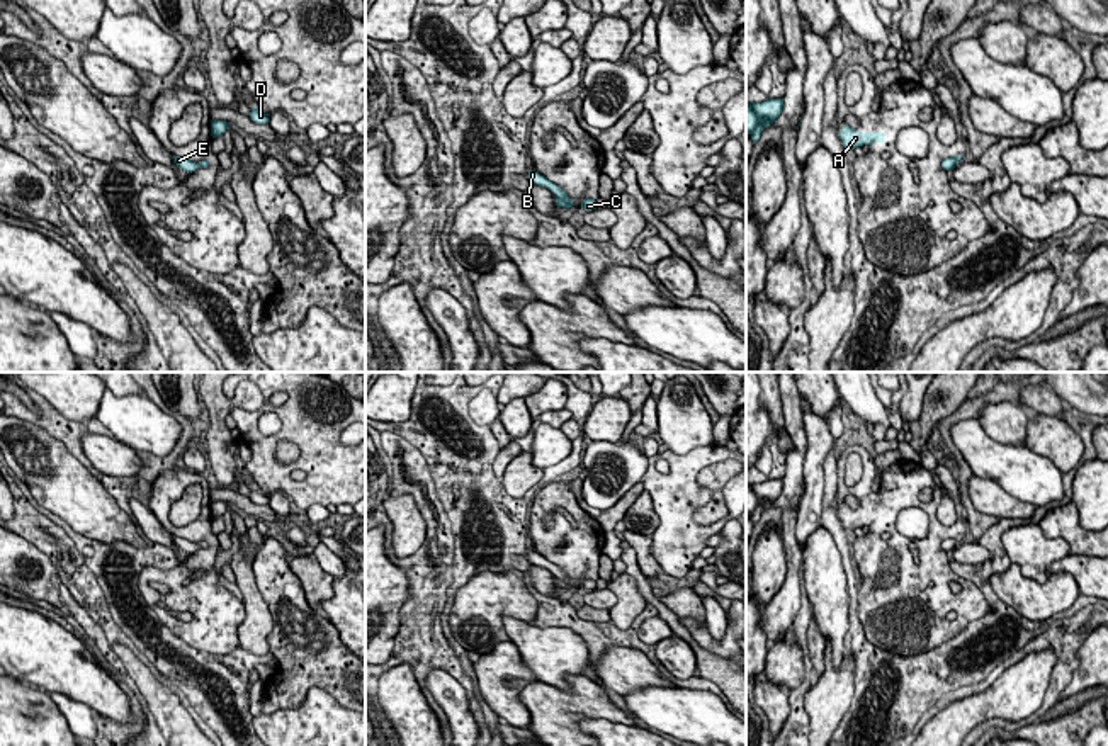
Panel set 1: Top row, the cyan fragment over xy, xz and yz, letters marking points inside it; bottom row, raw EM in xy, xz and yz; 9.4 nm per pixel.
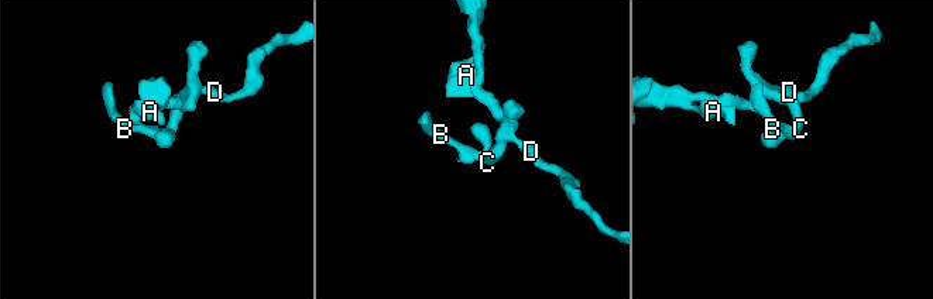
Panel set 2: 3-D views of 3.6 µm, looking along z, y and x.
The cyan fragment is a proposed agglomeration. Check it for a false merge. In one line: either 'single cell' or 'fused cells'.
fused cells

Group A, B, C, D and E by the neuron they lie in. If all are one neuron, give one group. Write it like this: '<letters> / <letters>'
A / B C D E

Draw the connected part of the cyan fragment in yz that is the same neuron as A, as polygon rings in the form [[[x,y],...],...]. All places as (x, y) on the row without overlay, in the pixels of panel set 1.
[[[841,506],[838,517],[846,530],[855,530],[863,525],[870,528],[873,522],[884,523],[884,513],[858,513],[850,506]]]

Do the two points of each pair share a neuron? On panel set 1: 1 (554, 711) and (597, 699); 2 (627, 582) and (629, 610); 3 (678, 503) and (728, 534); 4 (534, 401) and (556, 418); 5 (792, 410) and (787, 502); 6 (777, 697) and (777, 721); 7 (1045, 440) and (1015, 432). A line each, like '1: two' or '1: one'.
1: one
2: one
3: two
4: two
5: one
6: one
7: two

